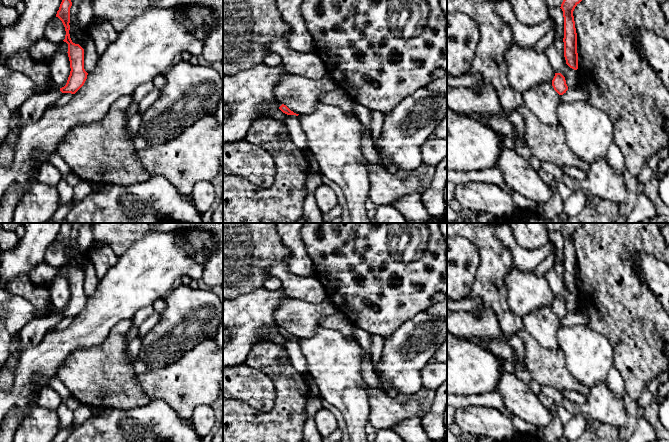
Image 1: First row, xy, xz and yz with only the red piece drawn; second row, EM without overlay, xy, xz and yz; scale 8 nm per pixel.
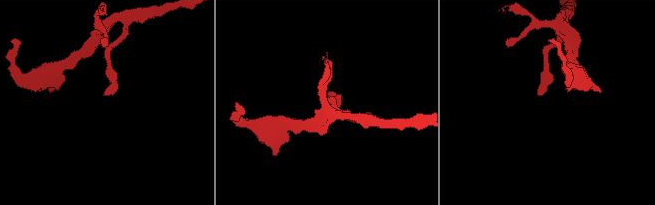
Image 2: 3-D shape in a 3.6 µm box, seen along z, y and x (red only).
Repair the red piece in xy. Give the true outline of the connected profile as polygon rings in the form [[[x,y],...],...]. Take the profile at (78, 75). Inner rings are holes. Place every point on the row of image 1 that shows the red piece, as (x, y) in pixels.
[[[62,0],[56,17],[58,17],[66,31],[65,39],[68,44],[68,57],[70,61],[70,75],[64,87],[60,88],[62,93],[75,94],[85,83],[88,73],[84,69],[84,49],[72,42],[69,34],[70,30],[70,8],[72,6],[71,0]]]

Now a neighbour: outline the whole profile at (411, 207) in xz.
[[[410,194],[391,204],[404,217],[407,223],[426,223],[431,219],[421,201],[421,195]]]

